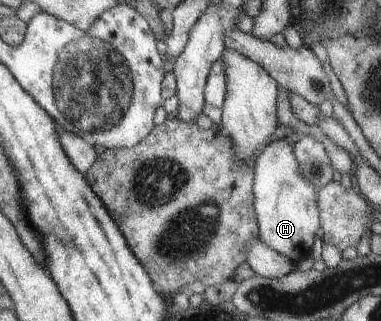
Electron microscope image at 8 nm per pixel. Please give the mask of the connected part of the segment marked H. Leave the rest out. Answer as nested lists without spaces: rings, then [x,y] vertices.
[[[286,137],[275,140],[261,150],[254,167],[254,186],[254,207],[260,228],[260,240],[269,248],[283,254],[295,266],[306,257],[311,257],[311,248],[316,240],[317,230],[320,228],[318,192],[313,185],[303,180],[303,174],[299,172],[299,164],[293,154],[293,145],[287,142]]]

